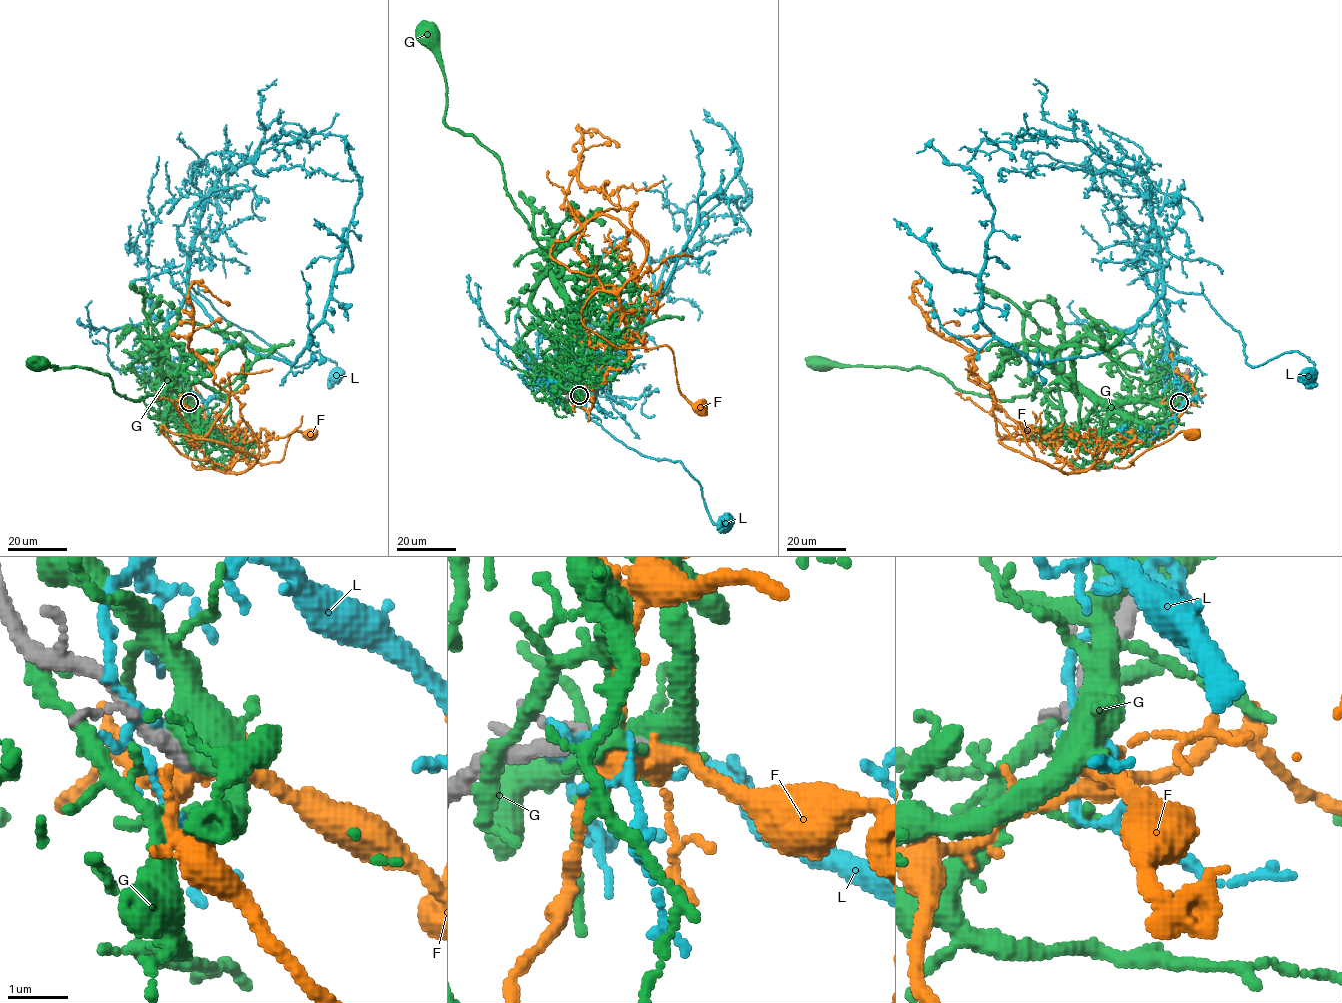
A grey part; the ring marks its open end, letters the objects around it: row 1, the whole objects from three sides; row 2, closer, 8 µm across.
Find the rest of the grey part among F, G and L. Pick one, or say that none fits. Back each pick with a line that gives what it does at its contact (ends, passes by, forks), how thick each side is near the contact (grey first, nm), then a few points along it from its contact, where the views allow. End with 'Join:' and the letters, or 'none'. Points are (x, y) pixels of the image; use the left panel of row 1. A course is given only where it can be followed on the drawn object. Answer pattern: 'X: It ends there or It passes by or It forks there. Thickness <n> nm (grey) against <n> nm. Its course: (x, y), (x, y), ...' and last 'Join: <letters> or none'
F: It forks there. Thickness 500 nm (grey) against 380 nm. Its course: (189, 401), (219, 438), (239, 441), (231, 469), (197, 469), (191, 463), (277, 462), (289, 436), (312, 432)
Join: F

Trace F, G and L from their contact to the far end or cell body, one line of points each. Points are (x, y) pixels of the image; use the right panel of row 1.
F: (1179, 401), (1181, 415), (1165, 433), (1111, 446), (1089, 467), (1075, 469), (1127, 467), (1181, 431), (1192, 432)
G: (1179, 401), (1108, 402), (1052, 390), (995, 400), (958, 390), (942, 375), (920, 367), (824, 363)
L: (1179, 400), (1166, 356), (1165, 284), (1202, 294), (1241, 335), (1248, 364), (1298, 351), (1313, 364), (1307, 376)

